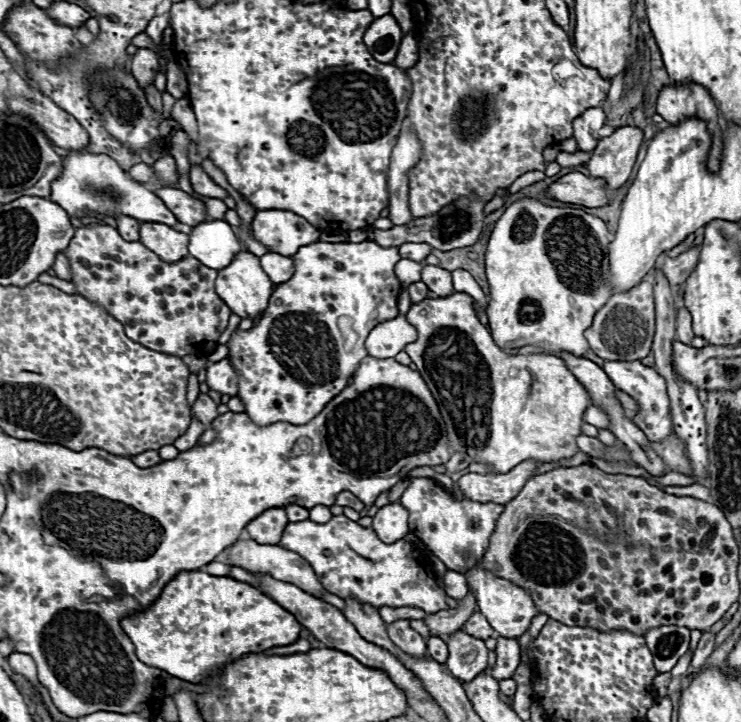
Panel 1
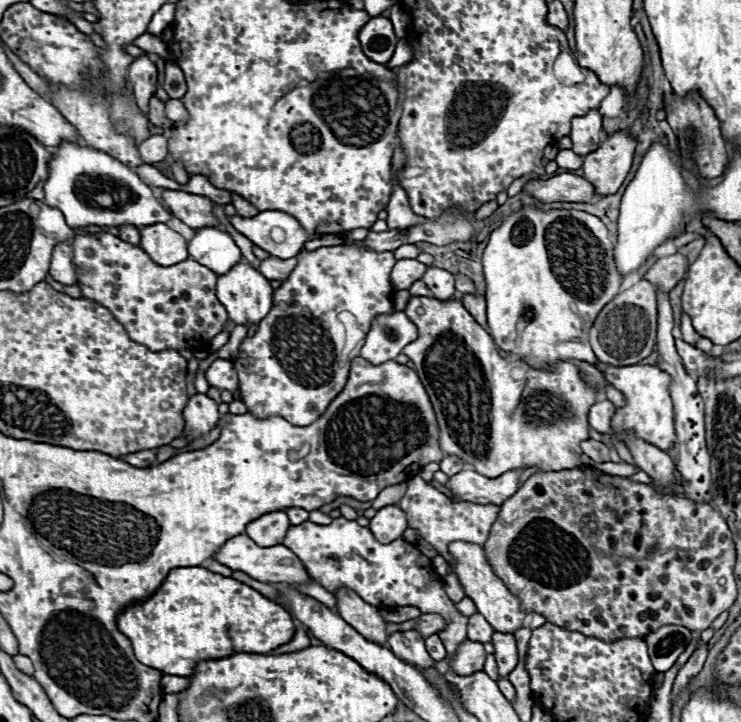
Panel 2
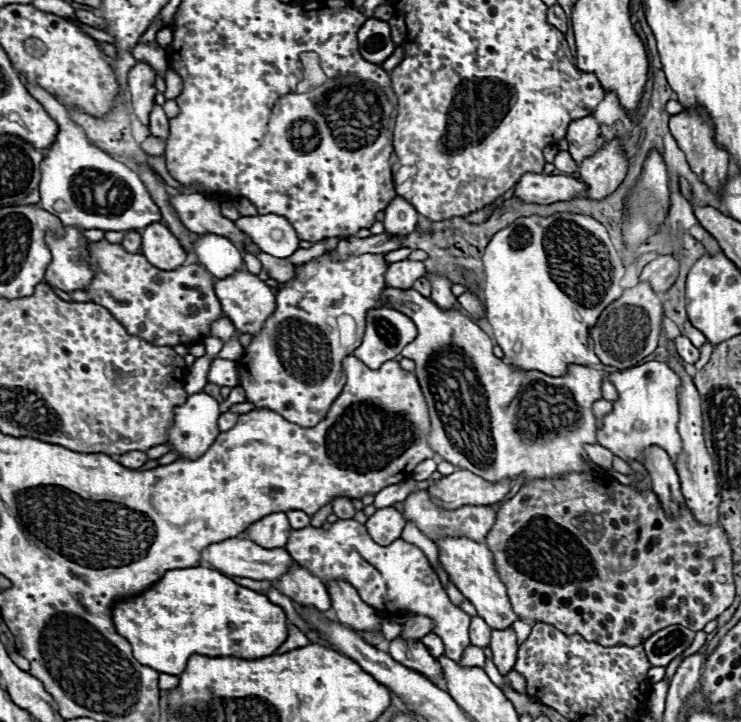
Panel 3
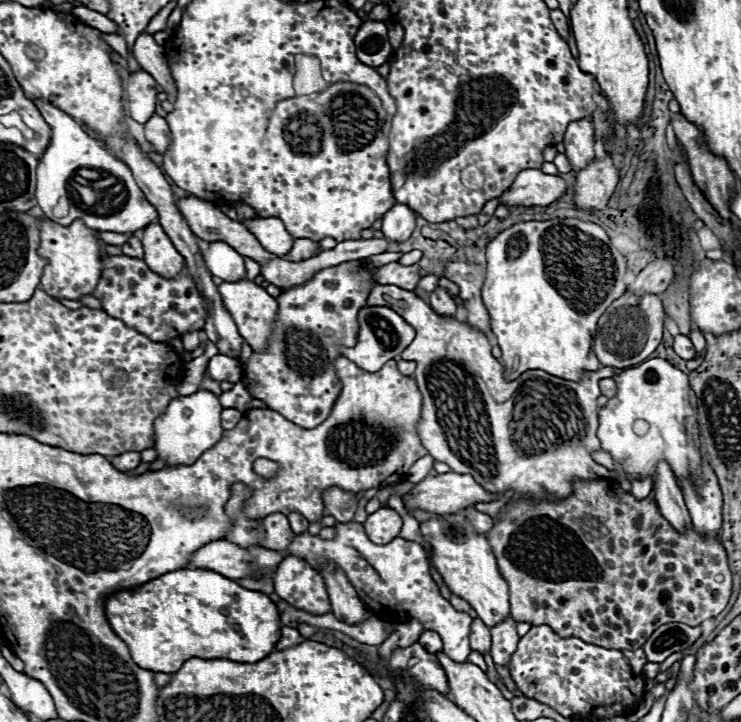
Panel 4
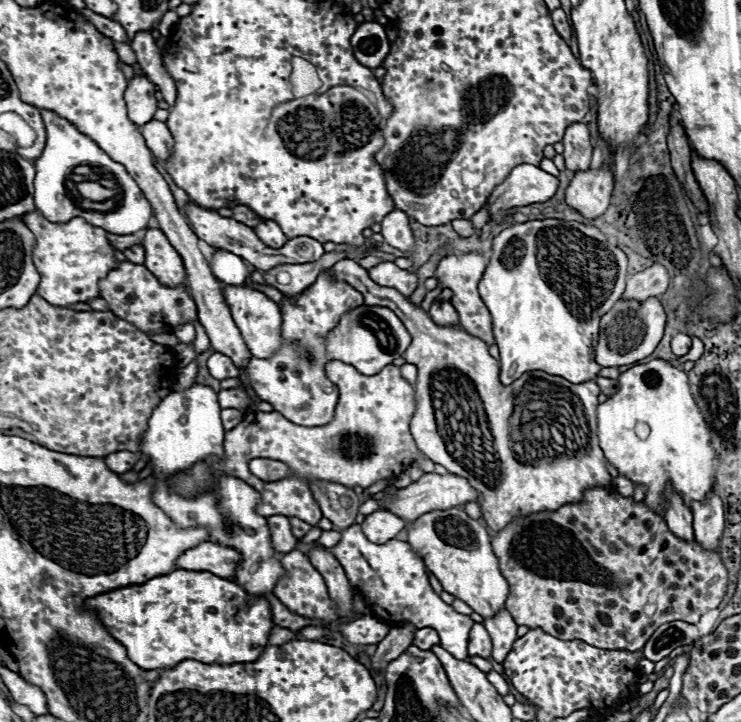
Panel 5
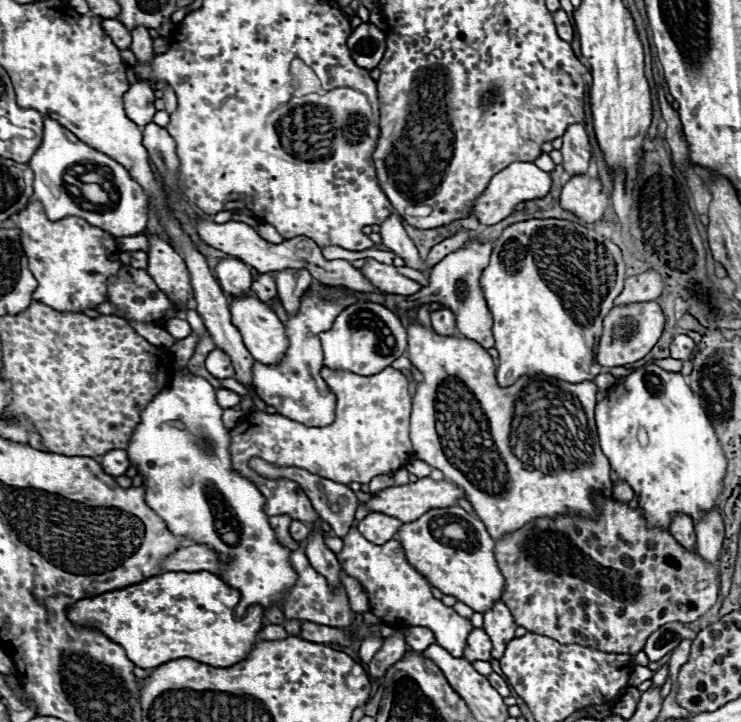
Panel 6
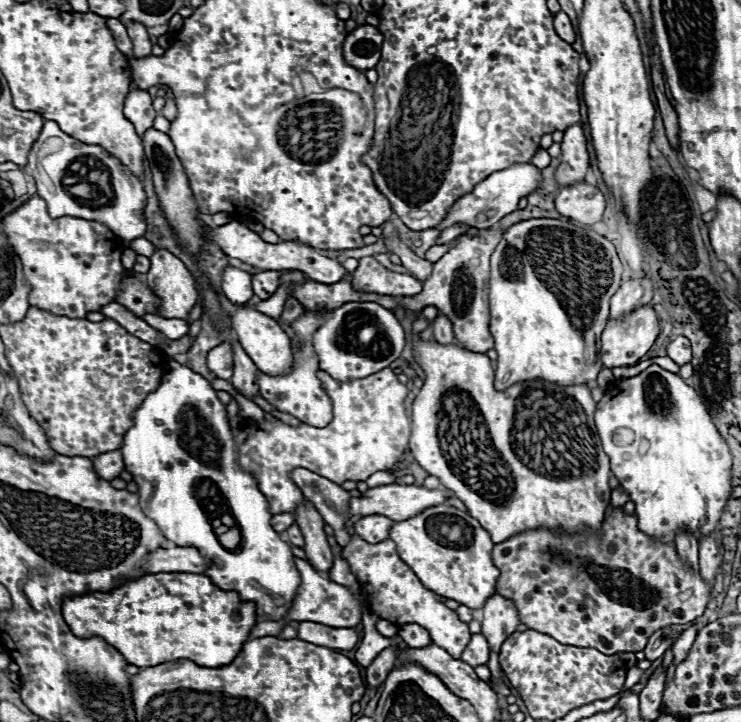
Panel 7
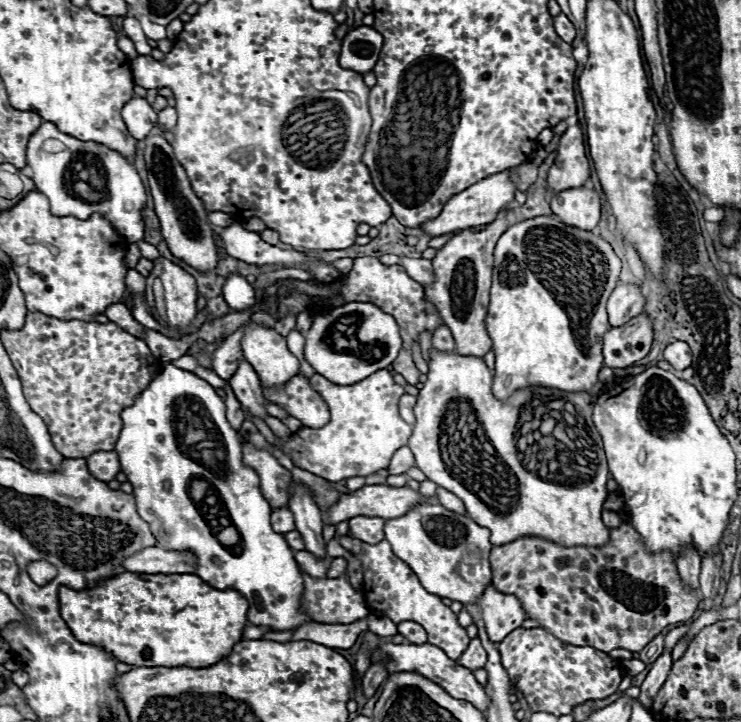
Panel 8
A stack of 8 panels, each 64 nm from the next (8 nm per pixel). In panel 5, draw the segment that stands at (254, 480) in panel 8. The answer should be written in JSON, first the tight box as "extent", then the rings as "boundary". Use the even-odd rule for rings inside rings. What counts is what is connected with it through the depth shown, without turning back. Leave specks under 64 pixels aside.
{"extent":[140,384,284,596],"boundary":[[[194,384],[190,390],[168,394],[160,406],[152,412],[148,420],[148,430],[144,432],[140,452],[150,456],[156,478],[168,478],[174,472],[192,468],[196,462],[210,454],[222,454],[224,428],[220,420],[220,404],[216,392],[210,386]],[[220,476],[218,478],[216,492],[206,492],[196,498],[182,498],[178,494],[172,494],[164,482],[158,482],[154,492],[154,502],[182,528],[190,526],[208,526],[212,528],[210,540],[216,540],[218,544],[232,546],[242,554],[242,562],[238,564],[234,580],[254,596],[266,596],[274,590],[278,578],[284,574],[280,566],[280,554],[270,546],[270,530],[266,526],[266,518],[256,514],[256,504],[260,502],[260,494],[248,486],[240,478],[232,476]]]}

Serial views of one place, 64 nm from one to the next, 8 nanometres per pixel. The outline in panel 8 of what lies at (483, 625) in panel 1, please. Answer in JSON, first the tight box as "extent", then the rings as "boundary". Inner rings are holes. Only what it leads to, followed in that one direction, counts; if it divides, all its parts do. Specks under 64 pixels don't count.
{"extent":[458,638,486,670],"boundary":[[[474,638],[470,642],[470,646],[464,650],[464,654],[458,658],[458,664],[462,664],[464,668],[470,668],[470,670],[478,670],[478,668],[484,668],[486,664],[486,650],[484,646],[480,644],[480,638]]]}

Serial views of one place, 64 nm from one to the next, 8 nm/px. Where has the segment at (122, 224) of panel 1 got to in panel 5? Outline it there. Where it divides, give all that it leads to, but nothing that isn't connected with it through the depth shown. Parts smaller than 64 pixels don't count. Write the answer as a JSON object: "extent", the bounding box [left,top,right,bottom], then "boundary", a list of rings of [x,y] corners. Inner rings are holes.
{"extent":[124,244,144,264],"boundary":[[[136,244],[136,246],[132,246],[132,248],[126,248],[126,250],[124,250],[124,256],[126,256],[130,262],[134,262],[134,264],[144,264],[144,248],[142,248],[140,244]]]}

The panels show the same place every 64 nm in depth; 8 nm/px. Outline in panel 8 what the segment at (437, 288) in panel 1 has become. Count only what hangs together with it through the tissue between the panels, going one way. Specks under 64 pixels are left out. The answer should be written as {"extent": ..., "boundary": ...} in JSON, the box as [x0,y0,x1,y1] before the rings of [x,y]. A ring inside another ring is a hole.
{"extent":[432,324,456,352],"boundary":[[[442,324],[440,328],[436,328],[436,330],[434,330],[432,346],[434,346],[436,350],[444,350],[444,352],[452,352],[452,350],[456,348],[454,338],[452,338],[452,334],[450,334],[450,330],[448,330],[448,326],[446,326],[446,324]]]}

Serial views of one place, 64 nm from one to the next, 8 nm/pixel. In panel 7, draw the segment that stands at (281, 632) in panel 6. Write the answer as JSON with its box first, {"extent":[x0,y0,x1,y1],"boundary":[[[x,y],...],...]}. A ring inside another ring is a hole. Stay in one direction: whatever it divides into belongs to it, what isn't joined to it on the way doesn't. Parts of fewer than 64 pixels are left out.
{"extent":[250,620,284,636],"boundary":[[[266,620],[266,622],[258,622],[252,628],[250,636],[280,636],[282,628],[284,628],[284,622],[270,622],[270,620]]]}

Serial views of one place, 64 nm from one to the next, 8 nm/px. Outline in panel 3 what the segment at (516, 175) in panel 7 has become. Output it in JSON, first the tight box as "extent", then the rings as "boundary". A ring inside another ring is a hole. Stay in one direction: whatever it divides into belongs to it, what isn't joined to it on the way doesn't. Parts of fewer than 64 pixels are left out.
{"extent":[514,174,586,204],"boundary":[[[524,174],[518,184],[514,196],[522,198],[524,202],[536,202],[536,204],[554,204],[562,200],[572,198],[584,198],[586,196],[586,184],[578,178],[572,178],[568,174],[558,176],[544,176],[544,174]]]}

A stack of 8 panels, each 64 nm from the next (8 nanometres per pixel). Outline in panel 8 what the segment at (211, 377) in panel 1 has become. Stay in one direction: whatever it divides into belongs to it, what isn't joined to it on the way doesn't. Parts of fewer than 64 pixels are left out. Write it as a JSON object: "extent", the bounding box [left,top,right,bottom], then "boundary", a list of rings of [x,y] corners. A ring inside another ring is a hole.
{"extent":[212,330,242,380],"boundary":[[[236,330],[232,332],[218,348],[216,352],[212,354],[212,370],[228,380],[234,372],[236,372],[236,366],[238,366],[238,360],[240,360],[240,354],[242,354],[242,348],[240,348],[240,338],[242,338],[242,332]]]}

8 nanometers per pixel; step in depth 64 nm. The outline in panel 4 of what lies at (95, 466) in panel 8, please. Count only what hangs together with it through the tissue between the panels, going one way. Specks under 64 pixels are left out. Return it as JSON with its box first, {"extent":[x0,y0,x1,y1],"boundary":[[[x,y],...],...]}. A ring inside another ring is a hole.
{"extent":[110,452,140,472],"boundary":[[[124,452],[124,454],[120,454],[120,456],[114,456],[114,458],[110,458],[110,462],[118,468],[118,470],[122,470],[122,472],[128,472],[128,470],[134,470],[134,468],[138,468],[140,466],[140,452]]]}

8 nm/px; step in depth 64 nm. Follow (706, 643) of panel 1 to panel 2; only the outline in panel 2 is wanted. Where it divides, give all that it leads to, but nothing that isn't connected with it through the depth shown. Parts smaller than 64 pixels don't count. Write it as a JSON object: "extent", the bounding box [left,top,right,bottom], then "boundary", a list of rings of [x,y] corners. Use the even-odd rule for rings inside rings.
{"extent":[672,644,708,696],"boundary":[[[700,644],[700,648],[690,656],[690,660],[680,668],[676,680],[674,680],[674,690],[672,690],[672,696],[676,696],[680,690],[684,690],[688,686],[688,682],[702,670],[704,666],[704,660],[708,656],[708,644]]]}

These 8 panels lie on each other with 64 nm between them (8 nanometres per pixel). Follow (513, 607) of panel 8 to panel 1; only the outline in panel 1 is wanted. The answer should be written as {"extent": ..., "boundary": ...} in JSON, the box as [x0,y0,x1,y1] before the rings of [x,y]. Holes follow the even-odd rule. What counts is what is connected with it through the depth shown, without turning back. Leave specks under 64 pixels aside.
{"extent":[484,636,520,682],"boundary":[[[500,636],[498,644],[496,644],[496,664],[490,670],[486,670],[484,674],[490,674],[492,678],[496,678],[500,682],[500,680],[512,678],[518,666],[520,666],[520,644],[518,644],[518,640]]]}

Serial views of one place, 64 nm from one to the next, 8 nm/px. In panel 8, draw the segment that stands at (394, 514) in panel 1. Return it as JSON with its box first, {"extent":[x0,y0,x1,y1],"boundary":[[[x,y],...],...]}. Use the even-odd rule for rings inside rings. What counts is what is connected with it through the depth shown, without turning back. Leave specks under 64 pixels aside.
{"extent":[350,516,384,544],"boundary":[[[356,516],[350,520],[350,532],[354,538],[376,544],[384,540],[384,518],[378,516]]]}

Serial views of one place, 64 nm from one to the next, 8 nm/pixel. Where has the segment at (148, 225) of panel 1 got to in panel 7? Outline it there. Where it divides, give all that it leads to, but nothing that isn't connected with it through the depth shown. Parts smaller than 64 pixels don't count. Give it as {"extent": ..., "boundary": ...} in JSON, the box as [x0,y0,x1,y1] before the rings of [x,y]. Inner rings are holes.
{"extent":[146,248,198,318],"boundary":[[[156,248],[150,256],[150,270],[146,280],[150,288],[162,298],[160,314],[164,318],[188,318],[188,312],[198,300],[194,276],[184,262],[164,248]]]}

